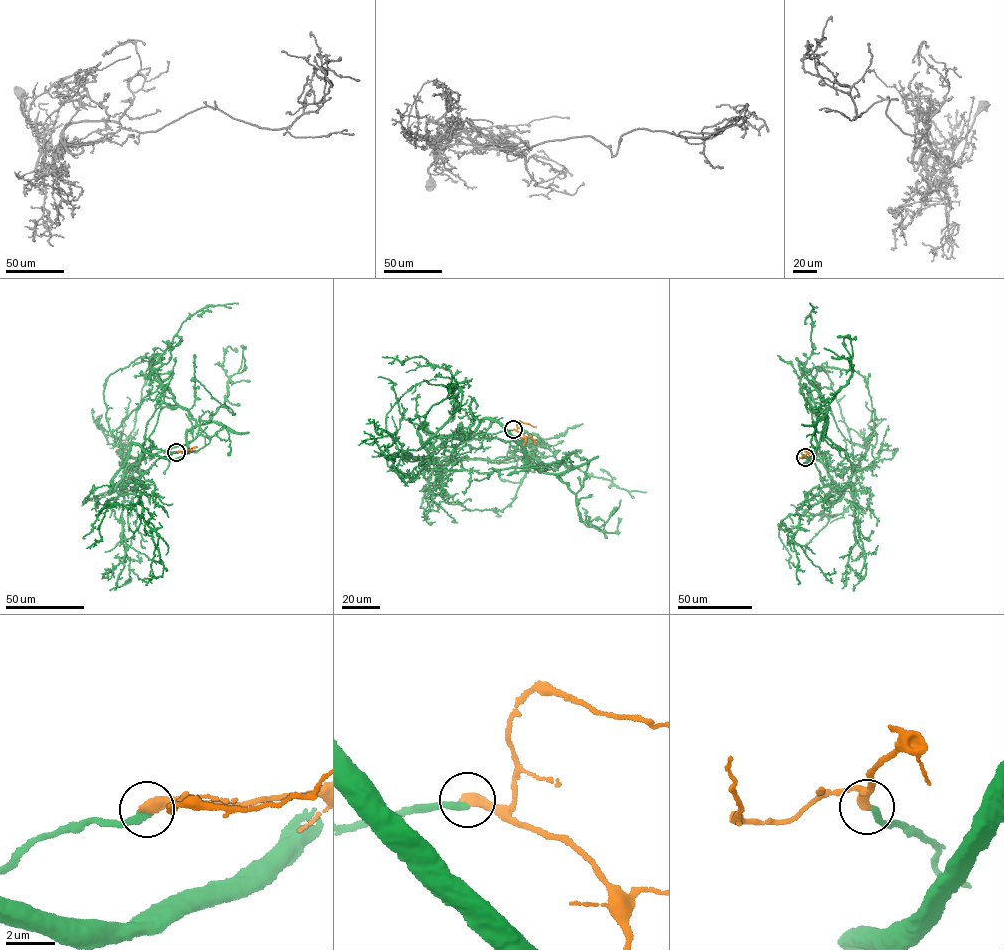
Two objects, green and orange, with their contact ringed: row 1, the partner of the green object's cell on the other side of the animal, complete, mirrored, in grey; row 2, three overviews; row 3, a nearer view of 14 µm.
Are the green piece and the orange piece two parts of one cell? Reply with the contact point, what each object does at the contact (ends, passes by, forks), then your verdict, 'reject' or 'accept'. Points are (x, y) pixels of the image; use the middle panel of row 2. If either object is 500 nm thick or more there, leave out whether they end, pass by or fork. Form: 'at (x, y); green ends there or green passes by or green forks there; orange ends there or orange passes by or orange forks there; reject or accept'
at (513, 429); green ends there; orange ends there; accept

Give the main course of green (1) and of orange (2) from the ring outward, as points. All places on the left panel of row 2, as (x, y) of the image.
1: (175, 452), (122, 479), (138, 463), (164, 391), (153, 374), (182, 323), (208, 306), (238, 303)
2: (176, 452), (194, 450)

